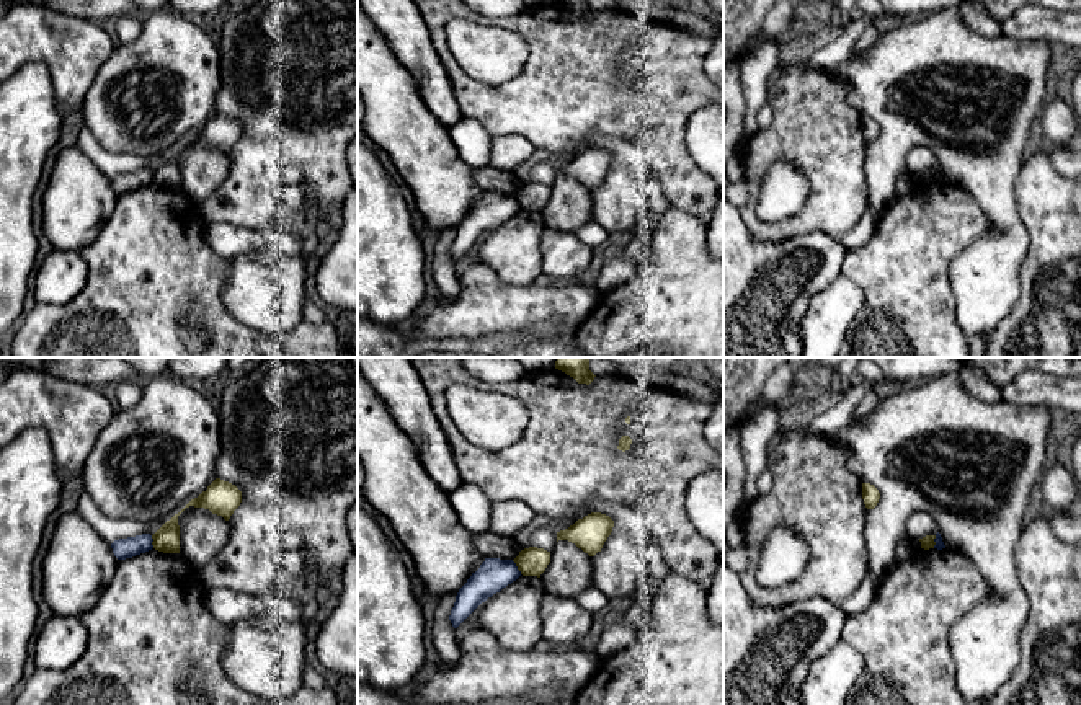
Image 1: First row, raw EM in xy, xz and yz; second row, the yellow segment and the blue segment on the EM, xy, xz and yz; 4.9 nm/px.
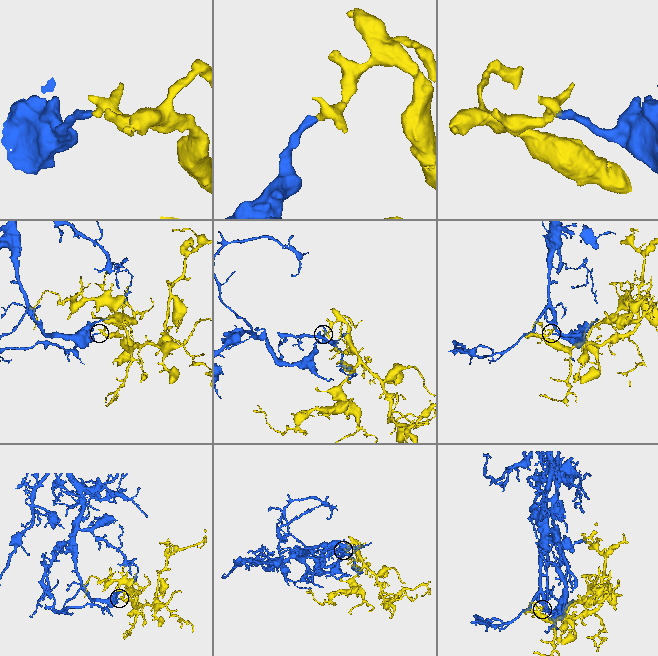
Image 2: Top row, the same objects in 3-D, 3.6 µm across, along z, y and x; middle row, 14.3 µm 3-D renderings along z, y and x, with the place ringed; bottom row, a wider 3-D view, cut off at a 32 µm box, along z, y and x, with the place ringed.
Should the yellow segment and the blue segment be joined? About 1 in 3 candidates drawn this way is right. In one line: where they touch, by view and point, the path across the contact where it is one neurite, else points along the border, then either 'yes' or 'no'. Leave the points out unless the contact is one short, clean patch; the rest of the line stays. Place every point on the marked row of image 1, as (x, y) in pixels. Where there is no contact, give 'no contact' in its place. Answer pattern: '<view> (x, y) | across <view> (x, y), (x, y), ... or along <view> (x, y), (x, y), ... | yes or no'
xz (516, 565) | along xz (511, 560), (521, 573) | no

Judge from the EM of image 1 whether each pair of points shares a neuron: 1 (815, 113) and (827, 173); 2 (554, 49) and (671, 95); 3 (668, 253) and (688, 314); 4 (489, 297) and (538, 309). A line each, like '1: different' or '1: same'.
1: same
2: same
3: same
4: same

